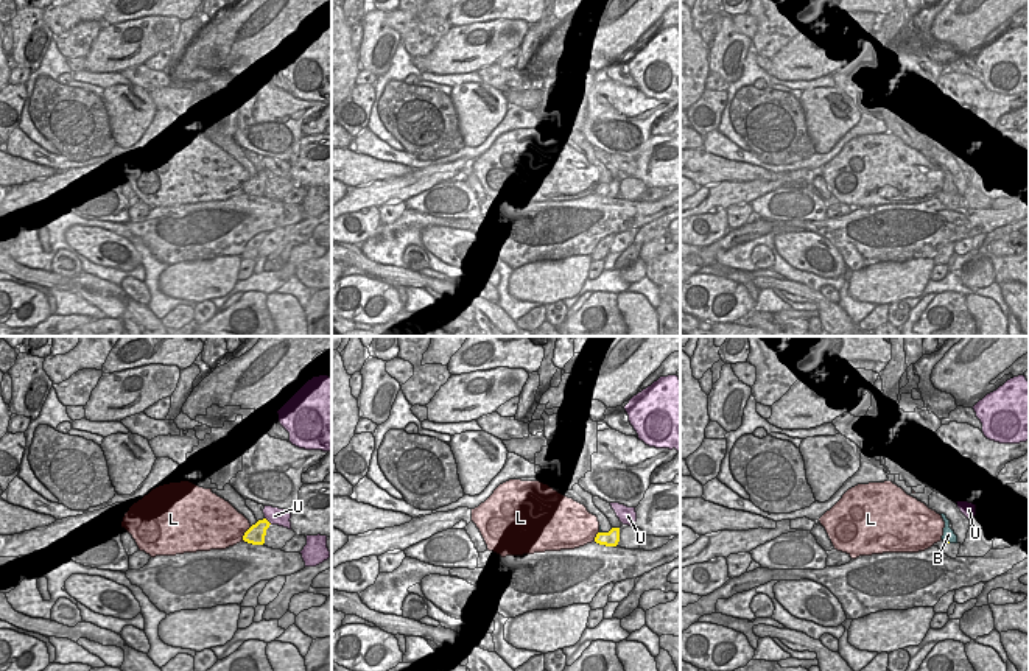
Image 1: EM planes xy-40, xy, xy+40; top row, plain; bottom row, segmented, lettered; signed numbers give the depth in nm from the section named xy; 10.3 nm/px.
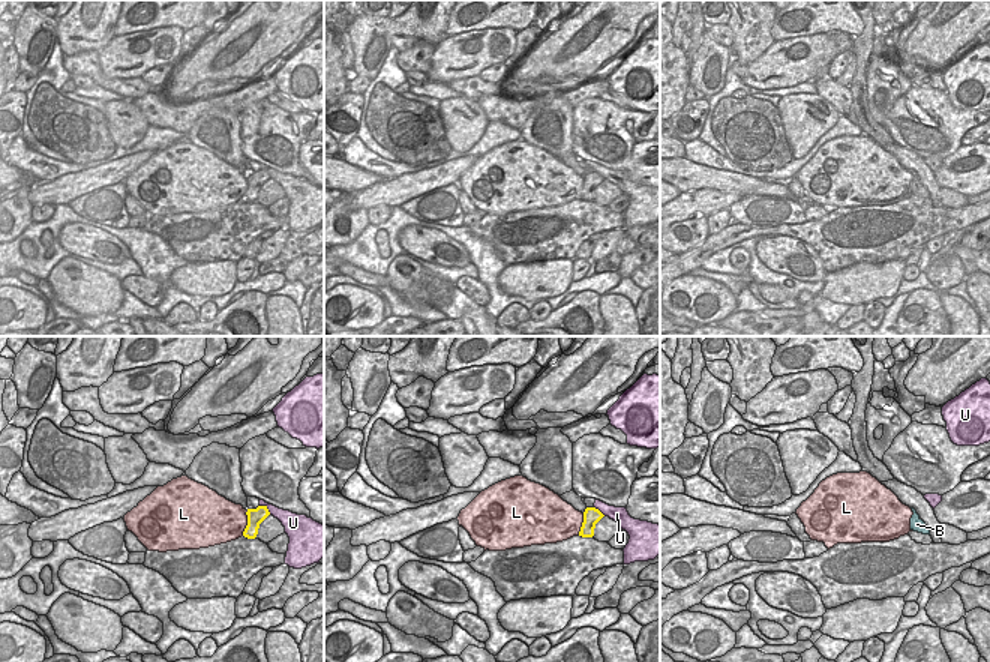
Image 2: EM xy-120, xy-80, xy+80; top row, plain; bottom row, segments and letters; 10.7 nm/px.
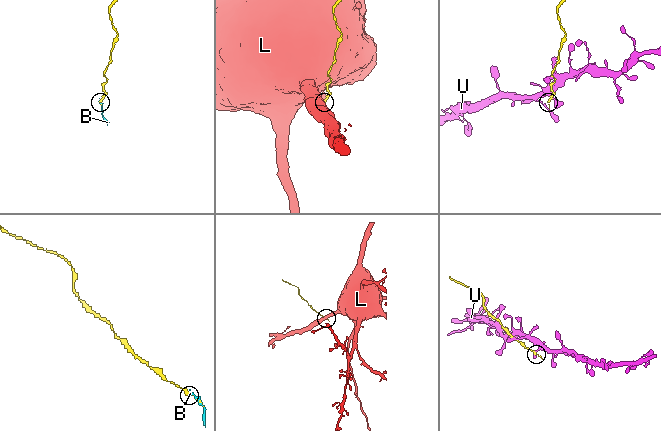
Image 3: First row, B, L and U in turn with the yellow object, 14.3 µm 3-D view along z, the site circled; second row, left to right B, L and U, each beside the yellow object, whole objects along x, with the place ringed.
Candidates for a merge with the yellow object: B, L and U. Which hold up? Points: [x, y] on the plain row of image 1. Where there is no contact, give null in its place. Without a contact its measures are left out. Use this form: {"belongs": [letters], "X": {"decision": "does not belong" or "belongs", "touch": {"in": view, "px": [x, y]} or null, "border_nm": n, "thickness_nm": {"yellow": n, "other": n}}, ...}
{"belongs": [], "B": {"decision": "does not belong", "touch": null}, "L": {"decision": "does not belong", "touch": {"in": "xy-40", "px": [245, 186]}, "border_nm": 180, "thickness_nm": {"yellow": 190, "other": 440}}, "U": {"decision": "does not belong", "touch": {"in": "xy-40", "px": [266, 172]}, "border_nm": 110, "thickness_nm": {"yellow": 190, "other": 180}}}

